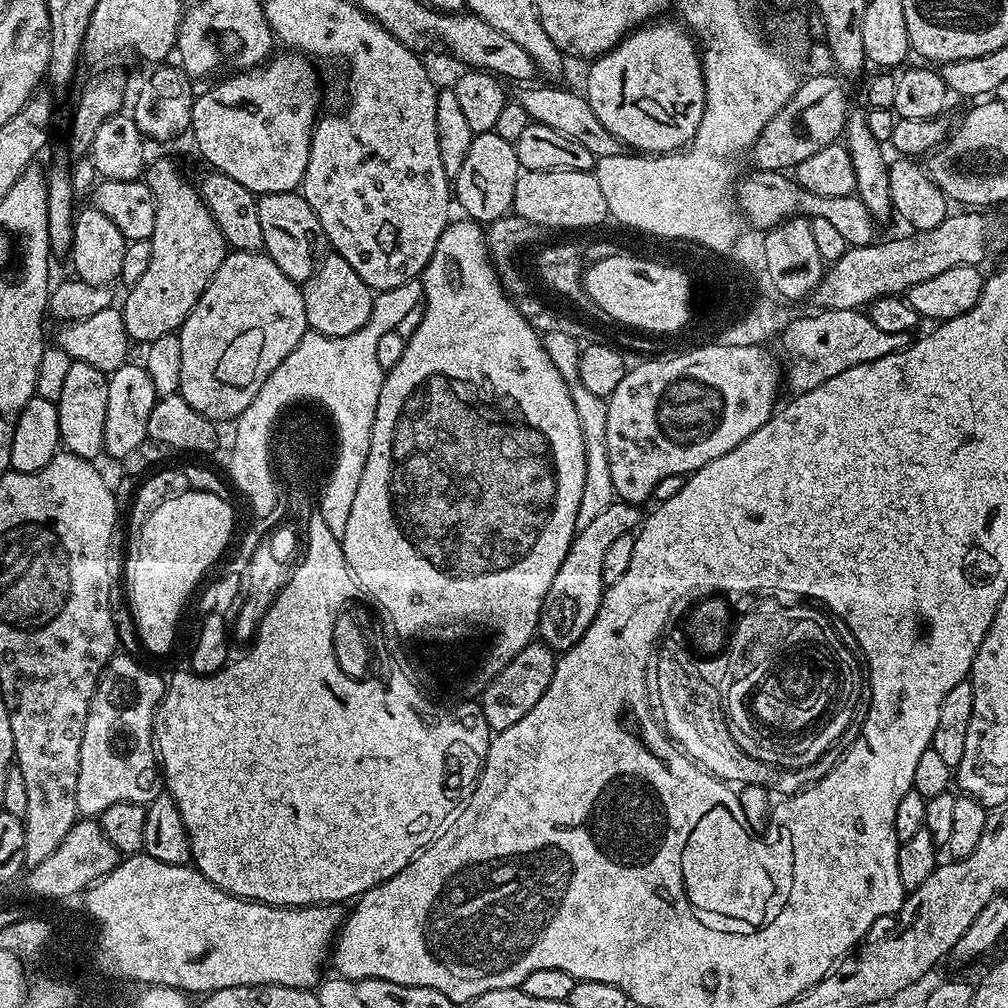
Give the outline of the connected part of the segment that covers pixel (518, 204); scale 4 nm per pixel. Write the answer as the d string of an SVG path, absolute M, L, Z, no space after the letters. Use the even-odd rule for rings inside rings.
M562 170L561 172L530 172L521 171L518 178L518 186L514 186L514 202L512 212L526 219L528 222L536 223L538 226L549 230L555 228L596 228L603 220L609 219L606 198L598 186L598 178L595 171L575 172L574 170Z

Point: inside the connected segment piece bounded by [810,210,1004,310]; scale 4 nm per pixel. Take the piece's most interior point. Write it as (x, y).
(864, 274)

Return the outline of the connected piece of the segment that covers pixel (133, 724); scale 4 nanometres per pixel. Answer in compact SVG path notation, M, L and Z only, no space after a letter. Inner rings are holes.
M117 654L108 661L96 687L92 705L82 734L82 754L78 766L78 810L84 818L99 818L106 806L114 802L134 802L145 806L162 794L162 772L158 767L158 753L154 747L152 723L156 721L156 707L164 696L165 677L143 668L136 660Z

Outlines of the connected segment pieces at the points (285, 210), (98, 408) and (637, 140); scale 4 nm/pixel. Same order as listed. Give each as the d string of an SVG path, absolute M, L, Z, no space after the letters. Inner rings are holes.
M299 191L265 192L257 199L256 205L258 222L262 222L263 251L274 262L274 266L286 274L286 278L297 282L308 280L329 247L322 222L318 222L318 214L310 210L310 202L306 202Z
M73 360L70 366L70 374L66 374L64 385L62 385L60 397L55 400L58 410L58 430L60 431L61 445L67 451L86 460L95 461L96 455L101 455L104 452L103 430L106 427L107 384L108 376L105 373L86 362Z
M668 19L628 33L606 55L587 65L590 110L621 145L629 144L629 149L640 154L672 154L691 144L706 106L704 66L697 41L683 23Z

